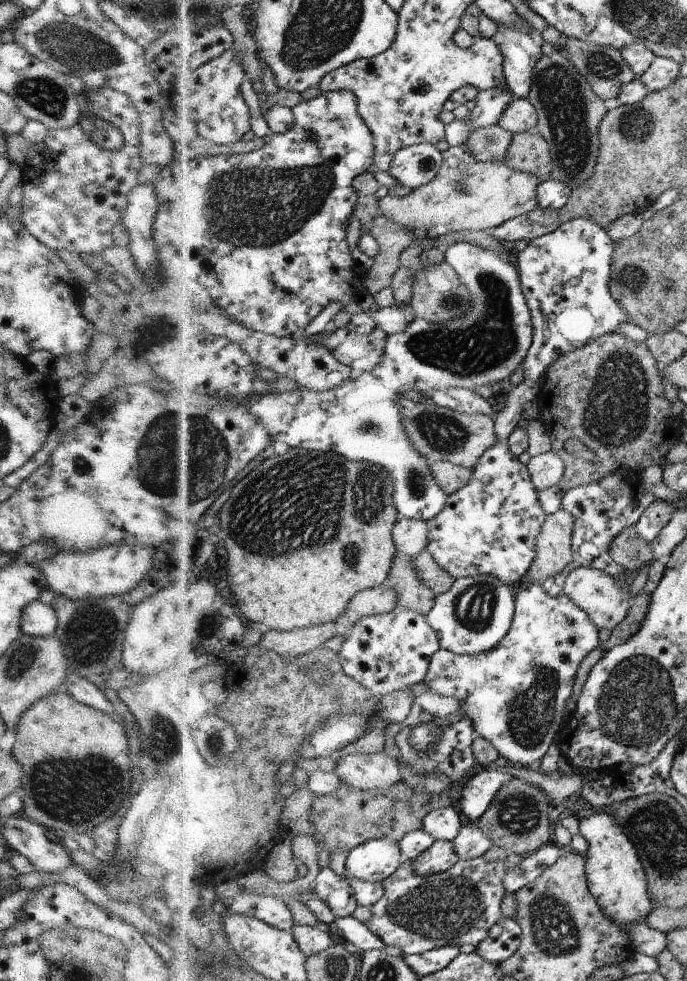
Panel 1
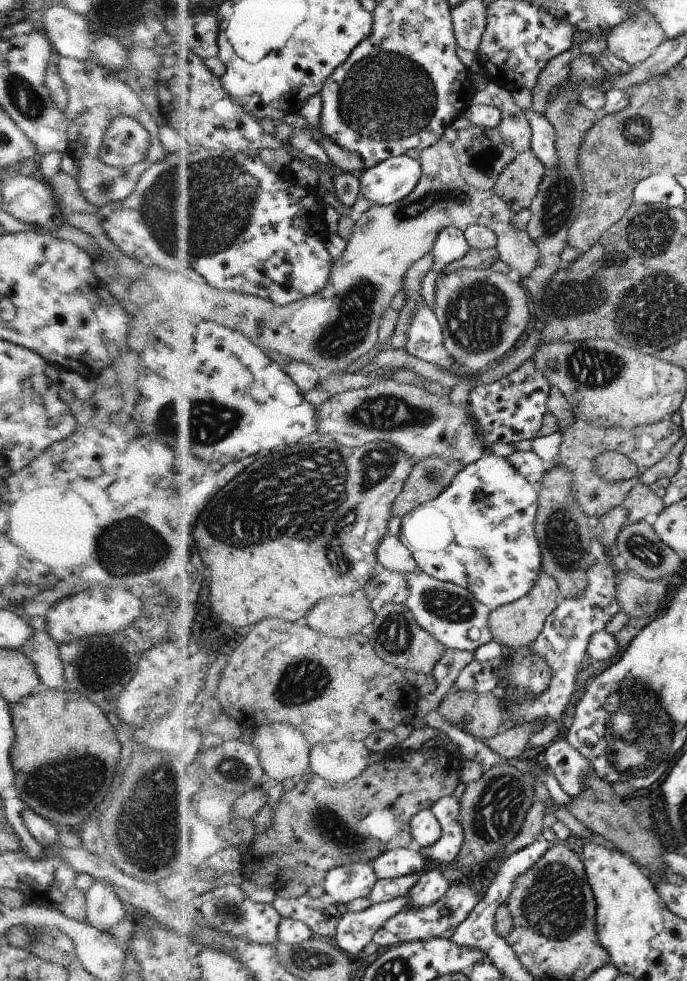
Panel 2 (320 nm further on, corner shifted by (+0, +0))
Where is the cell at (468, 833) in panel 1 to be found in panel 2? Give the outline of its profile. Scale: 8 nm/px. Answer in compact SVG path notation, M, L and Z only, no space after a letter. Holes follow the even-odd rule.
M431 865L420 879L420 882L411 890L411 907L418 908L435 905L451 885L442 875L441 868Z

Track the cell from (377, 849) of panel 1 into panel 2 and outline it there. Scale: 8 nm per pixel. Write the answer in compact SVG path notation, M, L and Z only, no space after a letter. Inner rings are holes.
M357 862L331 871L323 887L337 903L348 905L360 897L369 897L379 880L372 864Z

